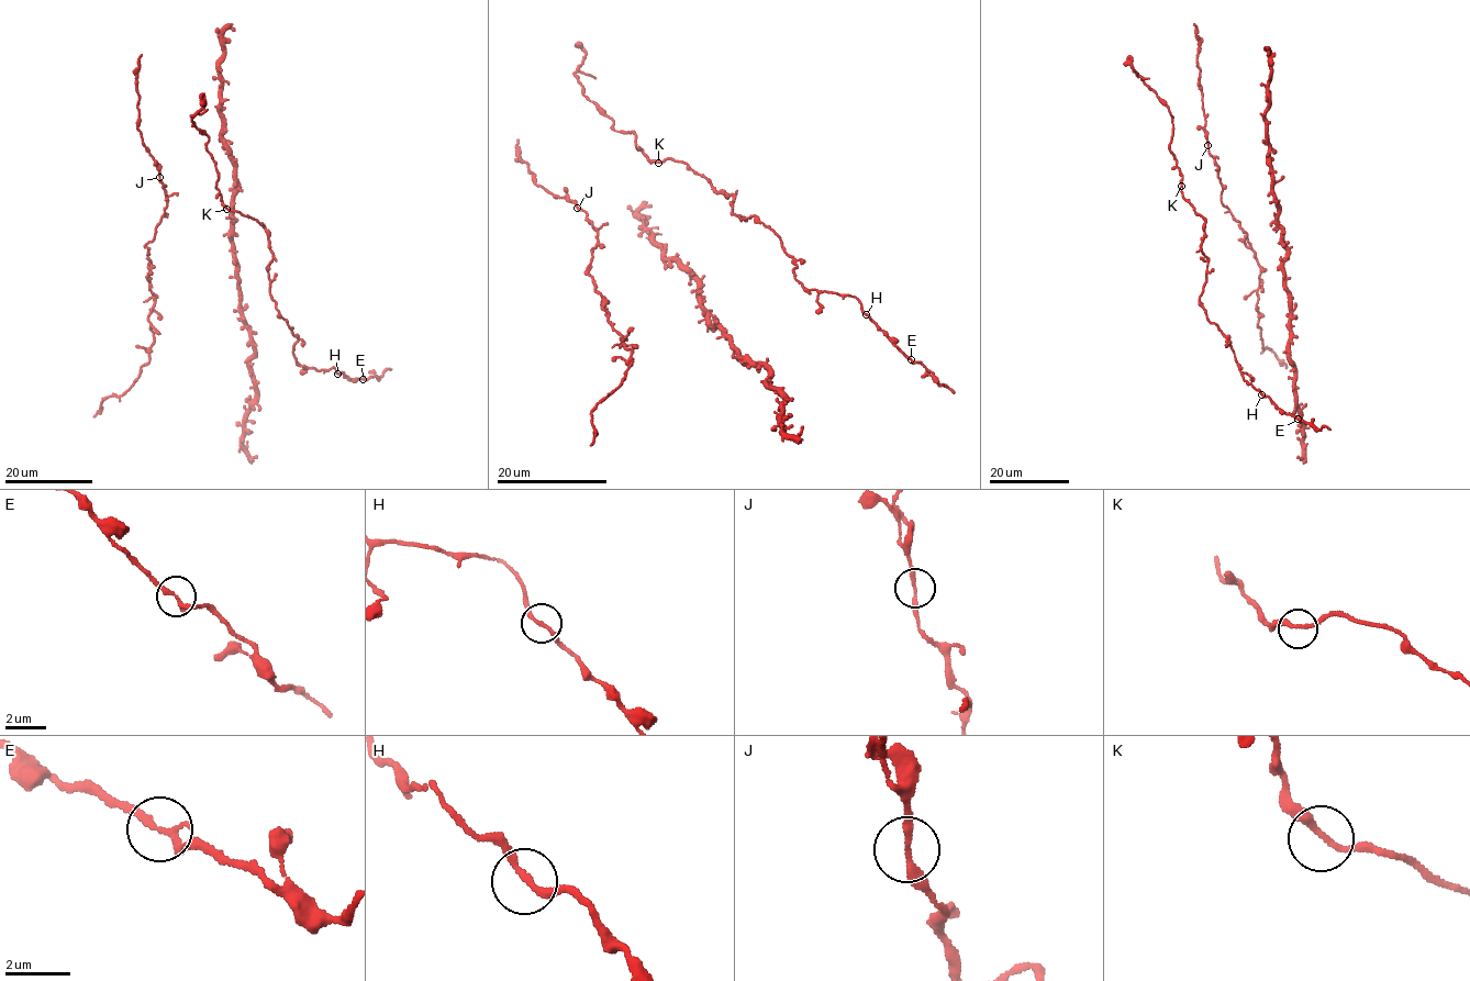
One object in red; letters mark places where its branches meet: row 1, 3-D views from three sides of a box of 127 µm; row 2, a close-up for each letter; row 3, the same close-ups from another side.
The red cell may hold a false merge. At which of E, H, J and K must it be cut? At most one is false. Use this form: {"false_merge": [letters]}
{"false_merge": []}

